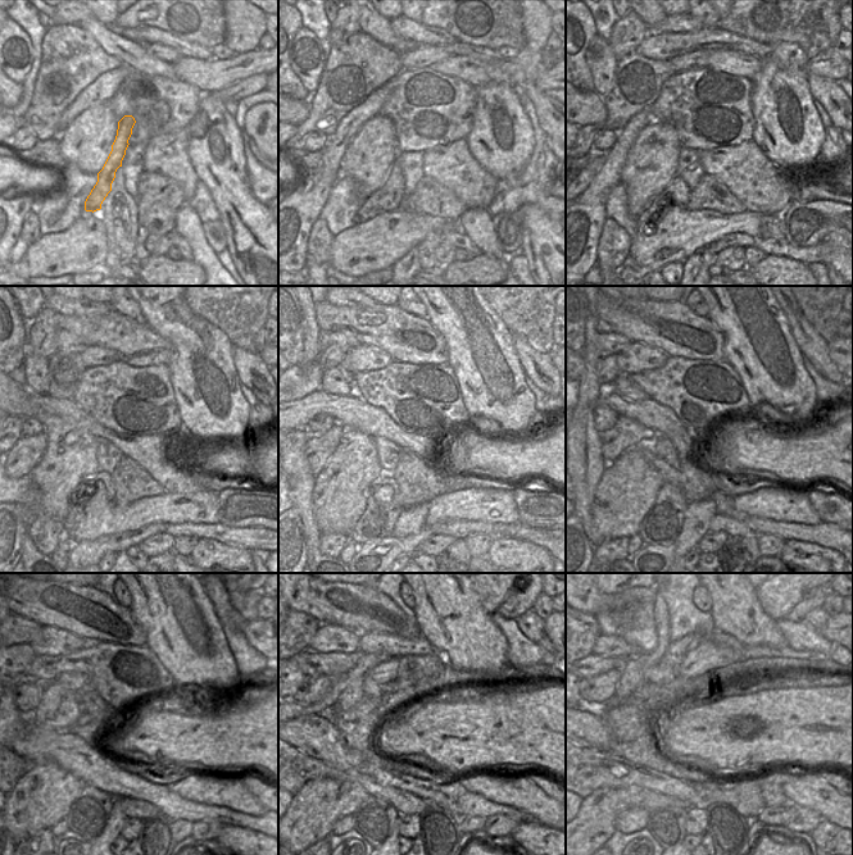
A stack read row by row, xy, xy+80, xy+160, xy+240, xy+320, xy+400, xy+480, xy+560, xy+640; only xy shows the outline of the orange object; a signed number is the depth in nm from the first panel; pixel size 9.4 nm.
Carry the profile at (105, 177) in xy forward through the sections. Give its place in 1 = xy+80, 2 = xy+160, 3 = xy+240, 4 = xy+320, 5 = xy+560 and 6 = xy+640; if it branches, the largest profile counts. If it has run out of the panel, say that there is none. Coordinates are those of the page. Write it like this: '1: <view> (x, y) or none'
1: xy+80 (388, 198)
2: xy+160 (677, 194)
3: xy+240 (100, 486)
4: xy+320 (382, 508)
5: xy+560 (376, 819)
6: xy+640 (667, 826)

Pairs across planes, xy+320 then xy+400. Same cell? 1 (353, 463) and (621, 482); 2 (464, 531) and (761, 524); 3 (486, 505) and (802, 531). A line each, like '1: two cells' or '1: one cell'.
1: one cell
2: two cells
3: two cells

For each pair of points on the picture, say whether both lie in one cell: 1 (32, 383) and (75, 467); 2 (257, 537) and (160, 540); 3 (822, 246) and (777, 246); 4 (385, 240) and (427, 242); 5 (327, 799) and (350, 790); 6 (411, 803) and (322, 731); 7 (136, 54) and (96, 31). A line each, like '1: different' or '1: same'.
1: different
2: different
3: same
4: different
5: same
6: different
7: same

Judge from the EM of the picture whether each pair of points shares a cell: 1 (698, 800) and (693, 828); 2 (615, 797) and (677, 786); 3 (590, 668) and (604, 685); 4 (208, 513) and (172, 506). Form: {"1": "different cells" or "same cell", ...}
{"1": "different cells", "2": "different cells", "3": "different cells", "4": "same cell"}

